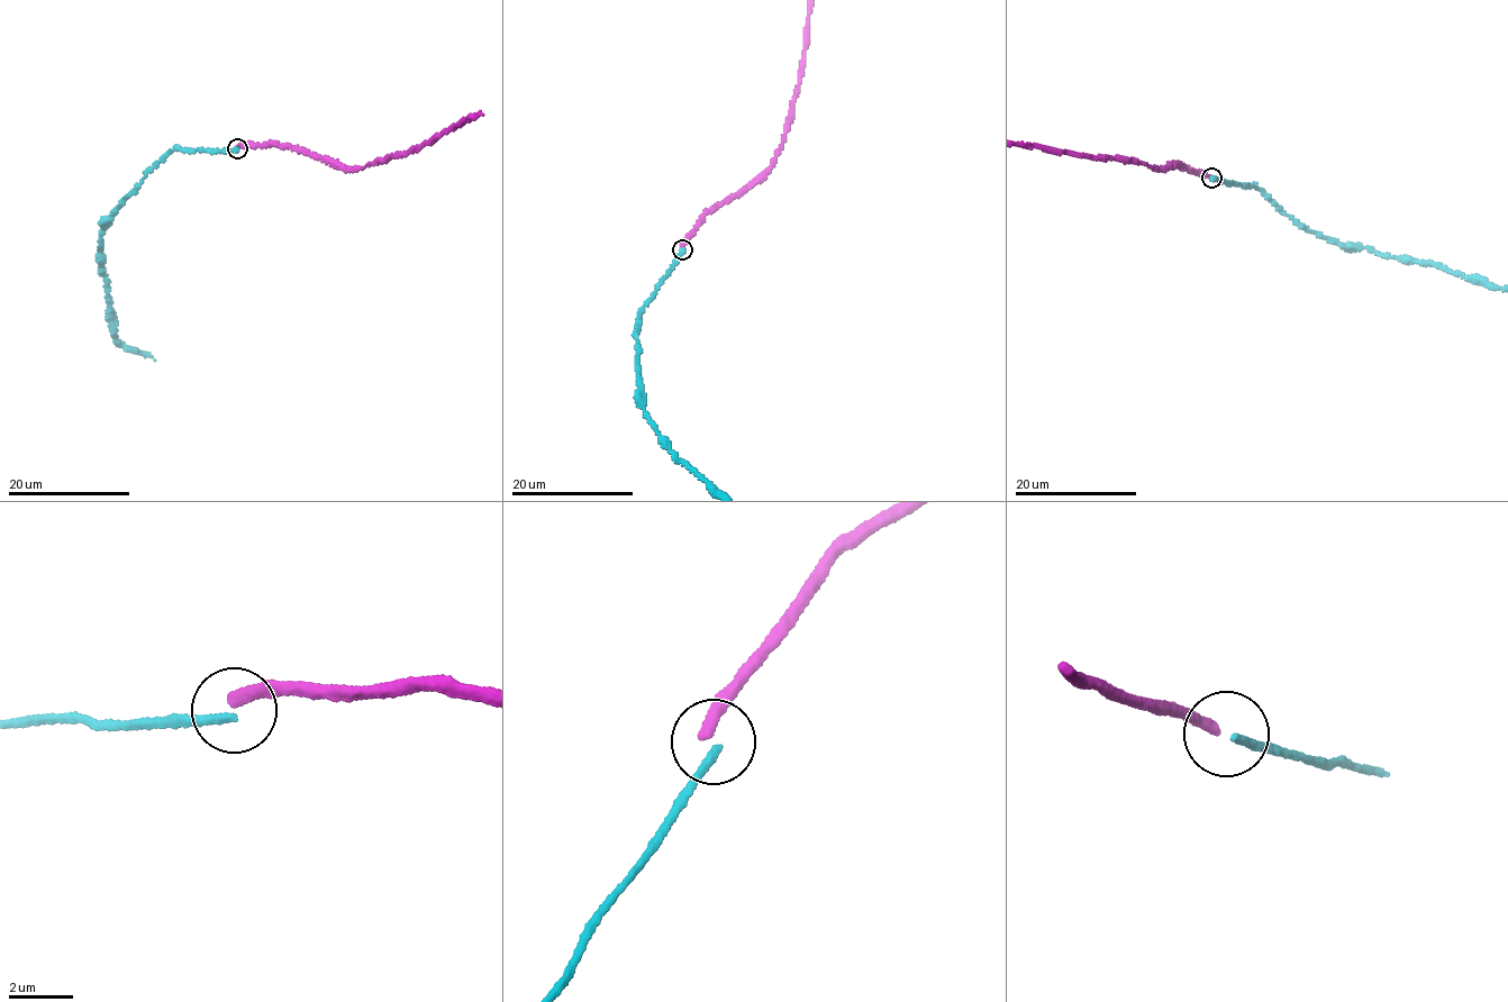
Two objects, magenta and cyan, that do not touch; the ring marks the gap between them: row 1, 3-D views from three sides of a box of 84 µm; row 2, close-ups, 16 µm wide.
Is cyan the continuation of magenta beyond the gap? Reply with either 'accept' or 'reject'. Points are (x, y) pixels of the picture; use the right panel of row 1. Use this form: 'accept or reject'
reject

